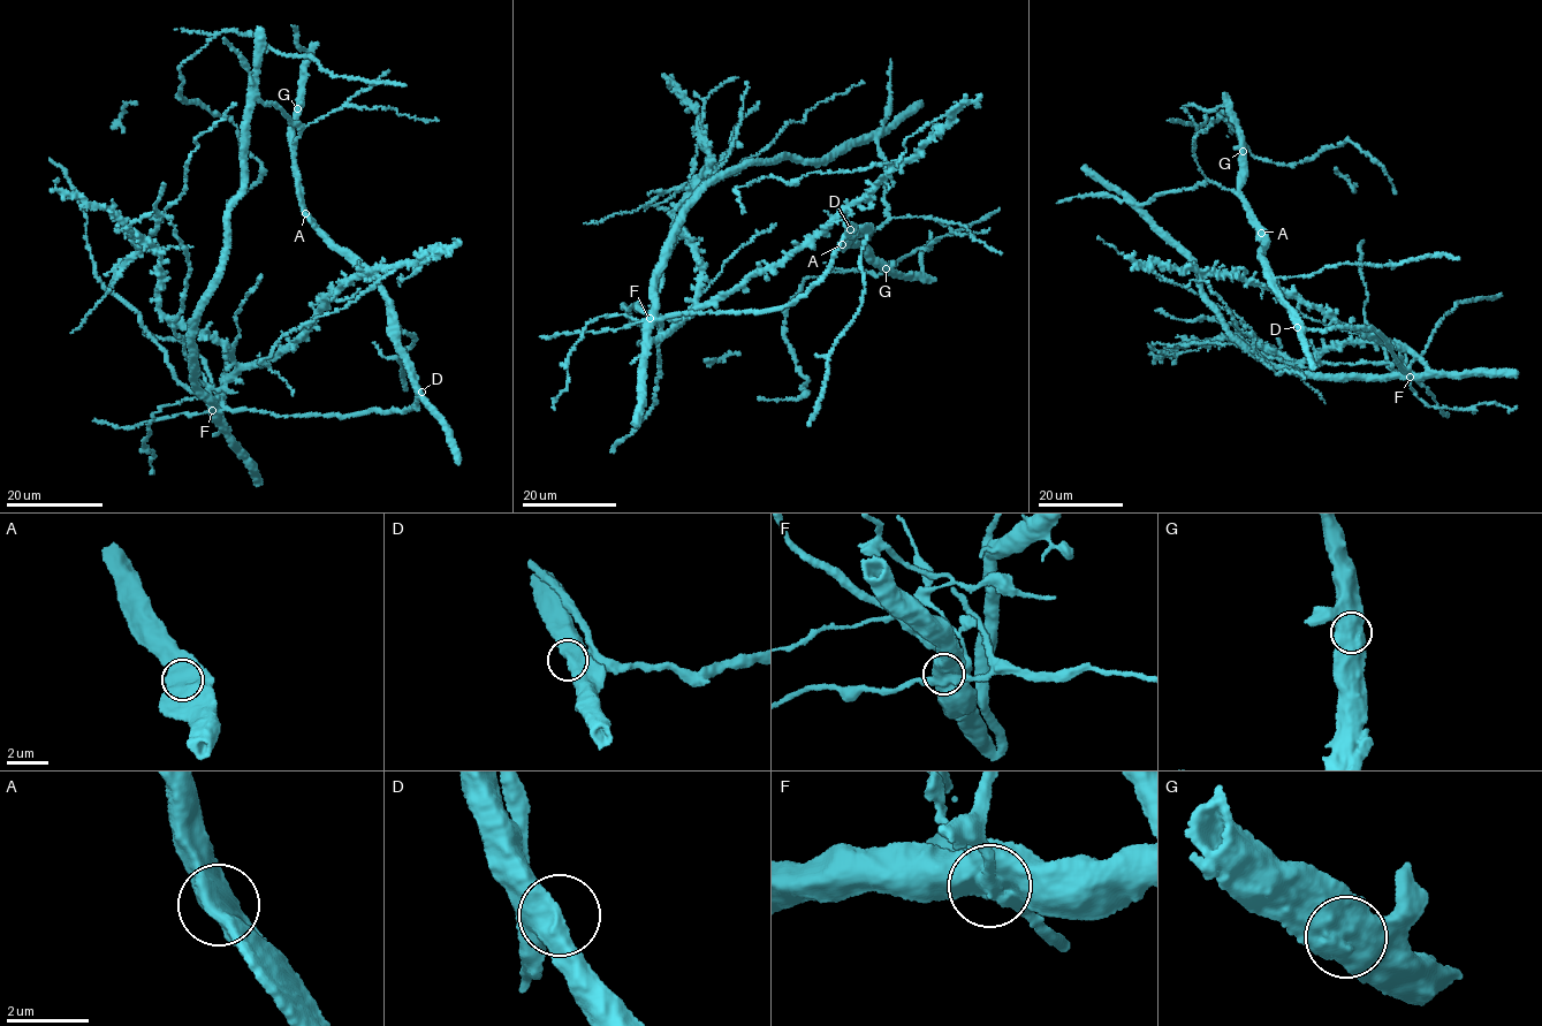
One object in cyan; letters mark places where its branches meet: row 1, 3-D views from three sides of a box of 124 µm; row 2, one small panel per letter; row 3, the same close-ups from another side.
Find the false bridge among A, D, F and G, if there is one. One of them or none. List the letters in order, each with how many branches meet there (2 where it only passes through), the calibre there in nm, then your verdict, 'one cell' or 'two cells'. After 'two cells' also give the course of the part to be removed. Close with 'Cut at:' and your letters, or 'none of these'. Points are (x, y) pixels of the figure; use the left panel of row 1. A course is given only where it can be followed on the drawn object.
A: 2 branches meet; 700 nm thick; one cell
D: 2 branches meet; 550 nm thick; one cell
F: 2 branches meet; 700 nm thick; two cells
G: 2 branches meet; 700 nm thick; one cell
Cut at: F

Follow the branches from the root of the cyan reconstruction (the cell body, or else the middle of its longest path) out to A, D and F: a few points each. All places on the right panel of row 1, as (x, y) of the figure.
A: (1220, 314), (1201, 291), (1191, 257), (1138, 205), (1157, 195), (1215, 182), (1239, 196), (1250, 221), (1261, 233)
D: (1220, 314), (1225, 329), (1267, 363), (1299, 373), (1410, 374), (1370, 326), (1297, 327)
F: (1220, 314), (1225, 329), (1267, 363), (1299, 373), (1356, 374), (1366, 378), (1402, 372), (1410, 377)

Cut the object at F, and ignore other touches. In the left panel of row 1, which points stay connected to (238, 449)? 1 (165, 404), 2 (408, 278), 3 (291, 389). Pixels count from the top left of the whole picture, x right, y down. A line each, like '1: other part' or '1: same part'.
1: same part
2: same part
3: same part

